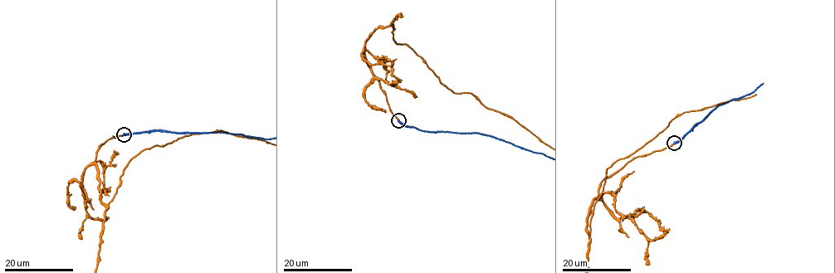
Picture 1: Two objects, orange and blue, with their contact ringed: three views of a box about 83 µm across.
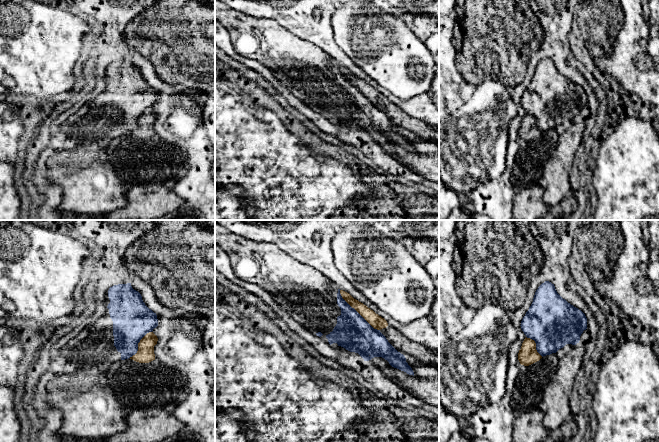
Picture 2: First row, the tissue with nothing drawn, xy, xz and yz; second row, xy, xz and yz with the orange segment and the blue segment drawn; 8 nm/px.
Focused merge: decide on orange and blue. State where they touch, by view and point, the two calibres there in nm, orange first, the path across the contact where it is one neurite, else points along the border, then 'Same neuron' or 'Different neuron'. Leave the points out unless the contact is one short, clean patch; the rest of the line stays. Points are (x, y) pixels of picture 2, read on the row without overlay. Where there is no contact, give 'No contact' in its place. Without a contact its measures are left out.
Touches orange at xz (357, 87). Thickness 110 nm (orange) against 280 nm. Boundary: xz (339, 66), (342, 73), (374, 104), (379, 106). Different neuron

